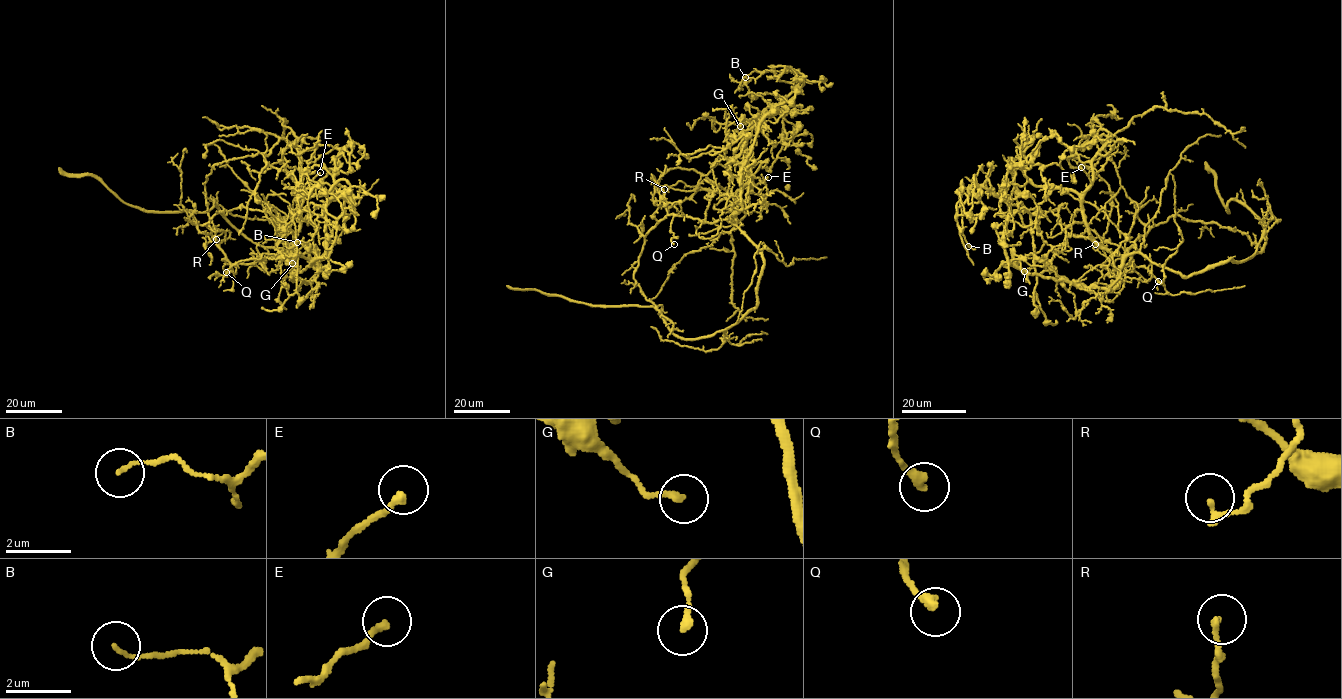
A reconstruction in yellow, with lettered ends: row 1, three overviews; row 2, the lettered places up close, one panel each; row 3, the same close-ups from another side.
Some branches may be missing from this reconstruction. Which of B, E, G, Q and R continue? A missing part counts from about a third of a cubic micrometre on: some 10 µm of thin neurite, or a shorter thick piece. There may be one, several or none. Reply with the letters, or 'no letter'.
no letter

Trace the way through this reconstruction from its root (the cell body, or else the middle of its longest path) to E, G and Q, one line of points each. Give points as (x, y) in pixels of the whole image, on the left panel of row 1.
E: (306, 259), (288, 249), (298, 229), (303, 194), (320, 172)
G: (306, 259), (288, 249), (291, 232), (276, 246), (279, 256), (281, 248), (293, 258), (292, 263)
Q: (306, 259), (288, 247), (281, 256), (258, 259), (254, 263), (231, 263), (224, 259), (223, 269), (226, 272)

